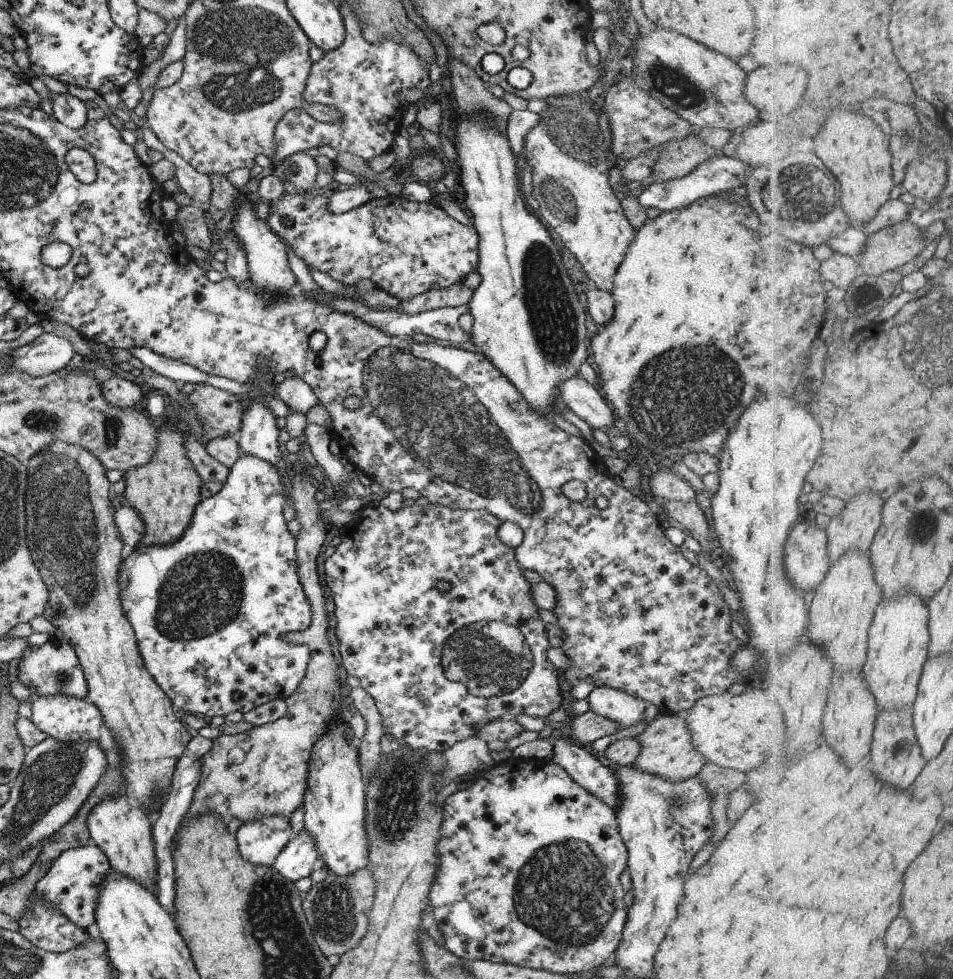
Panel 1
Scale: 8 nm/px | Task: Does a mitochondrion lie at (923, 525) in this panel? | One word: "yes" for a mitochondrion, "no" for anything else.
yes

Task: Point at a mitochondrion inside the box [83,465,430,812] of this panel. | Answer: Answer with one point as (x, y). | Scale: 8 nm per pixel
(203, 593)

